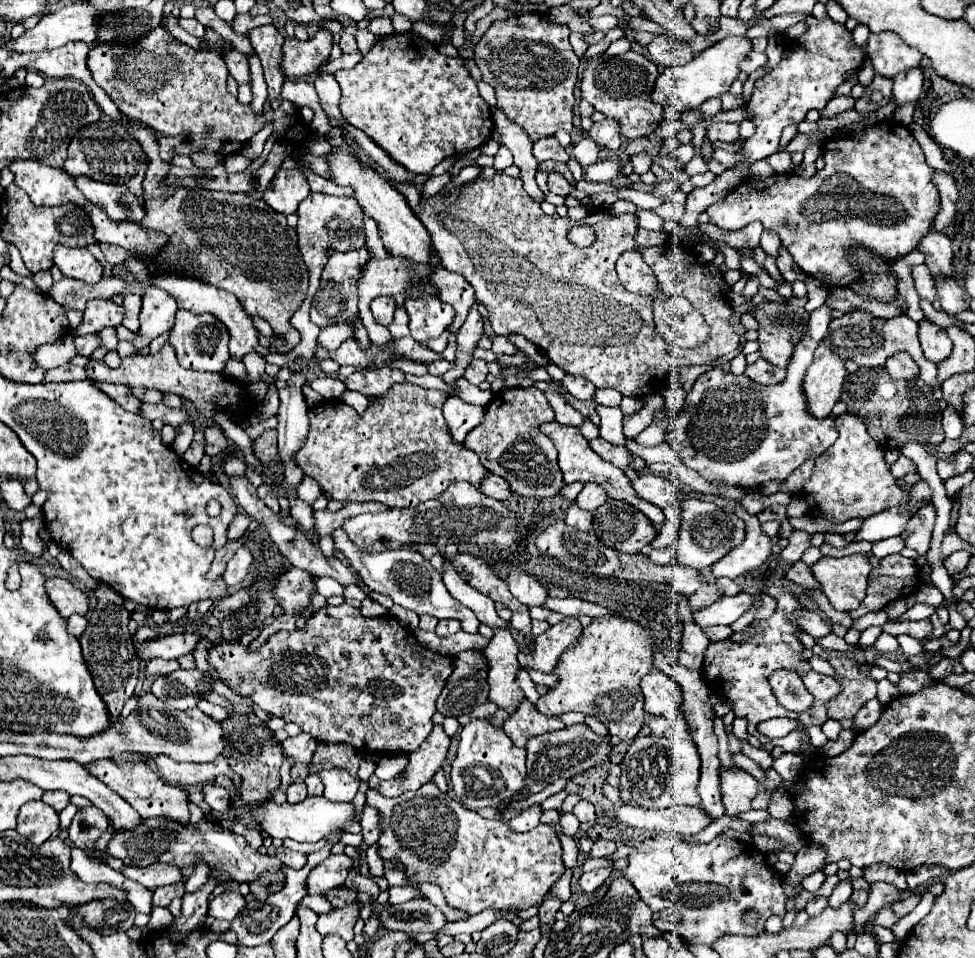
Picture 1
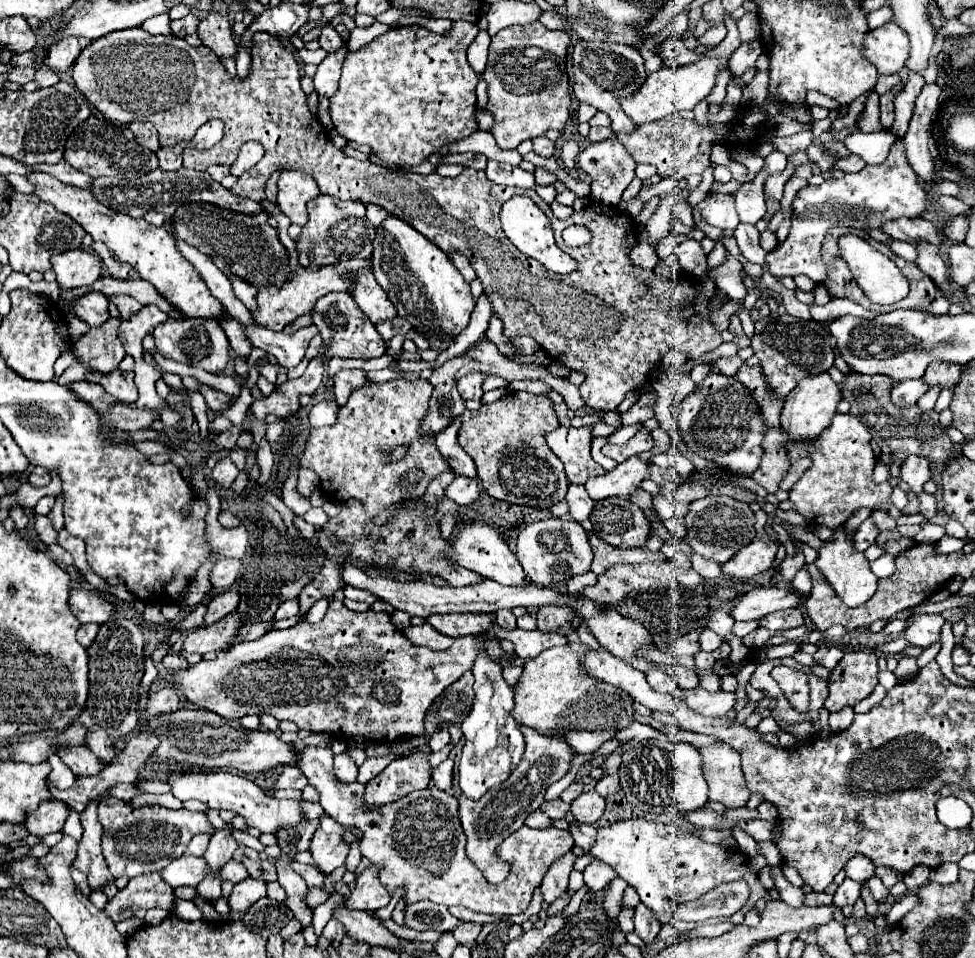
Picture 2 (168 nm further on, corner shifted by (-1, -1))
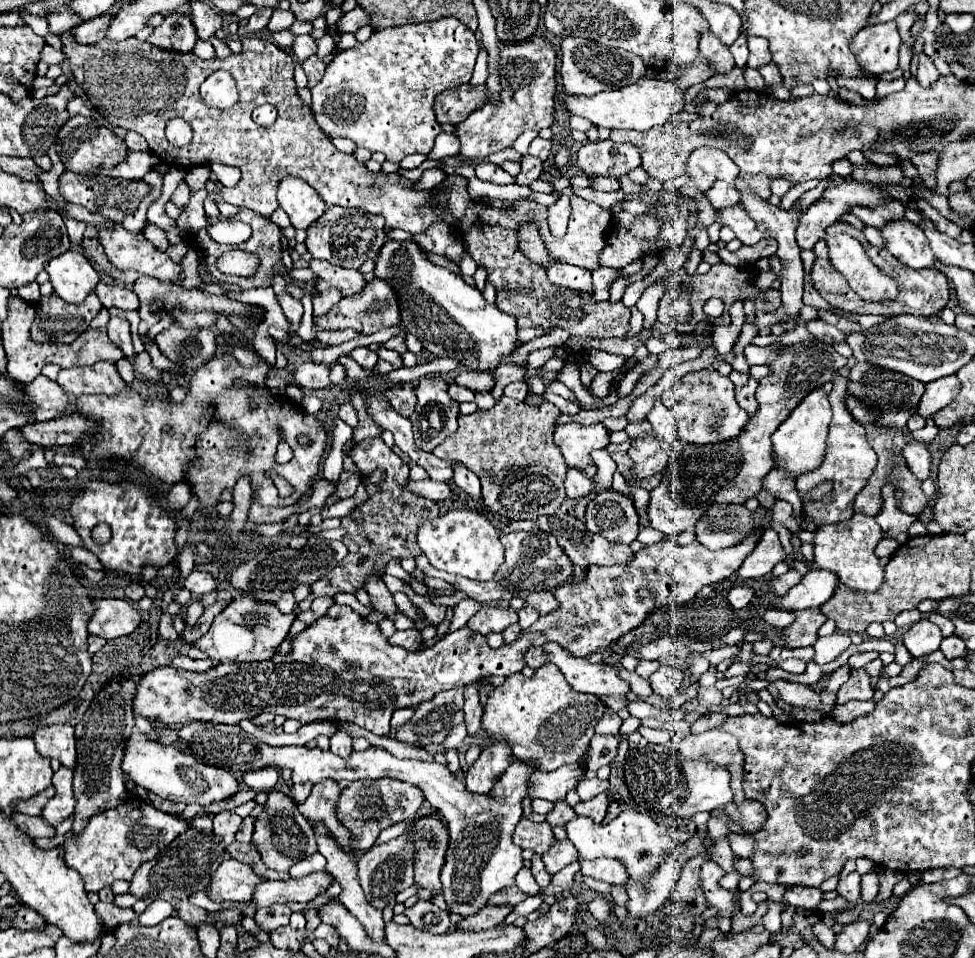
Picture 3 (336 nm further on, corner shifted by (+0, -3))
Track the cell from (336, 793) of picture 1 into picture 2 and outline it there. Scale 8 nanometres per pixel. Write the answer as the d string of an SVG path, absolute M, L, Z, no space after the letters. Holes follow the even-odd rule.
M347 753L335 755L335 767L333 767L337 779L341 783L353 783L357 781L357 765L353 763L353 759Z

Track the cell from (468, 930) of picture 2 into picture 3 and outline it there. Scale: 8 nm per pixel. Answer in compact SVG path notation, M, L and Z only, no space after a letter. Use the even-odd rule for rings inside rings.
M490 905L486 909L482 909L482 913L478 913L478 917L474 915L474 917L462 919L458 923L458 929L472 929L472 931L490 929L494 925L500 925L512 909L514 909L514 905Z

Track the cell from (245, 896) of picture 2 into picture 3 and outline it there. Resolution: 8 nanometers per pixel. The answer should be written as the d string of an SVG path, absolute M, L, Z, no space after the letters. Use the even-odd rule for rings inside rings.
M314 871L304 877L290 877L288 881L264 881L254 891L252 901L258 907L266 907L272 903L308 903L316 899L322 891L326 891L334 883L334 877L330 877L326 871Z

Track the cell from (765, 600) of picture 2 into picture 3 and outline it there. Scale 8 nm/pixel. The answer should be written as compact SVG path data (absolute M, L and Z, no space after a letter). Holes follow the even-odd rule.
M812 569L802 577L798 585L794 585L788 591L788 595L784 595L784 599L774 599L772 605L782 607L786 611L820 607L834 595L838 585L840 581L836 573L828 573L824 569Z

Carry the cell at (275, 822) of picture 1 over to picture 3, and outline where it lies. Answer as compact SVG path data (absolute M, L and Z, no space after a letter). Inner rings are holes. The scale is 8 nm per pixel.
M134 731L130 735L130 741L126 741L126 753L122 757L122 771L132 779L136 785L160 795L162 799L174 801L174 803L198 803L202 807L208 807L210 803L218 803L222 799L232 797L236 791L240 791L240 785L236 777L226 771L218 769L214 765L206 765L198 761L194 755L178 749L176 745L162 745L154 739L146 737L144 733Z

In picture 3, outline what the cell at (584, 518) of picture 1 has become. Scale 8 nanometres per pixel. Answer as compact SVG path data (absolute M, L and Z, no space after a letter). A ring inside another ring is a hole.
M568 469L566 471L566 481L564 481L564 487L566 487L566 495L572 497L572 499L582 499L586 497L590 491L592 491L592 477L584 475L582 471L578 469Z

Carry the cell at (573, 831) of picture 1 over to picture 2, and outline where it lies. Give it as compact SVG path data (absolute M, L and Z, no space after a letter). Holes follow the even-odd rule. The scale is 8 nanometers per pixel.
M555 799L555 801L551 801L551 803L541 805L541 811L545 811L551 819L565 819L565 815L569 813L569 809L571 809L571 805L563 803L561 799Z

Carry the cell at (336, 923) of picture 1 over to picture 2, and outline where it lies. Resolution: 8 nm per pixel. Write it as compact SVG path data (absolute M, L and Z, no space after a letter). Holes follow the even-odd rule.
M371 865L369 869L365 869L361 873L355 889L351 891L351 897L345 903L349 909L359 909L359 911L381 909L389 903L389 895L385 891L385 887L379 883L377 867Z

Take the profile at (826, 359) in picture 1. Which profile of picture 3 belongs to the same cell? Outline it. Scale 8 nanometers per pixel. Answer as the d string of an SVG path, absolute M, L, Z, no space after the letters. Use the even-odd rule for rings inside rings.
M816 389L808 397L804 397L802 403L790 413L790 417L772 435L776 467L786 469L790 473L790 477L794 477L794 479L800 477L802 473L814 471L822 463L822 457L824 457L830 417L832 417L832 409L828 403L828 395L822 389Z

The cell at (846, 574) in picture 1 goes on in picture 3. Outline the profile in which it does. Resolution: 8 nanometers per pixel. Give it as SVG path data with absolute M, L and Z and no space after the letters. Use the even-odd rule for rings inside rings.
M856 513L850 521L834 523L834 525L820 525L814 531L814 565L820 569L828 569L840 577L840 583L844 583L850 589L856 591L876 591L882 585L884 579L884 569L874 555L876 545L882 541L882 529L878 523L868 517Z

